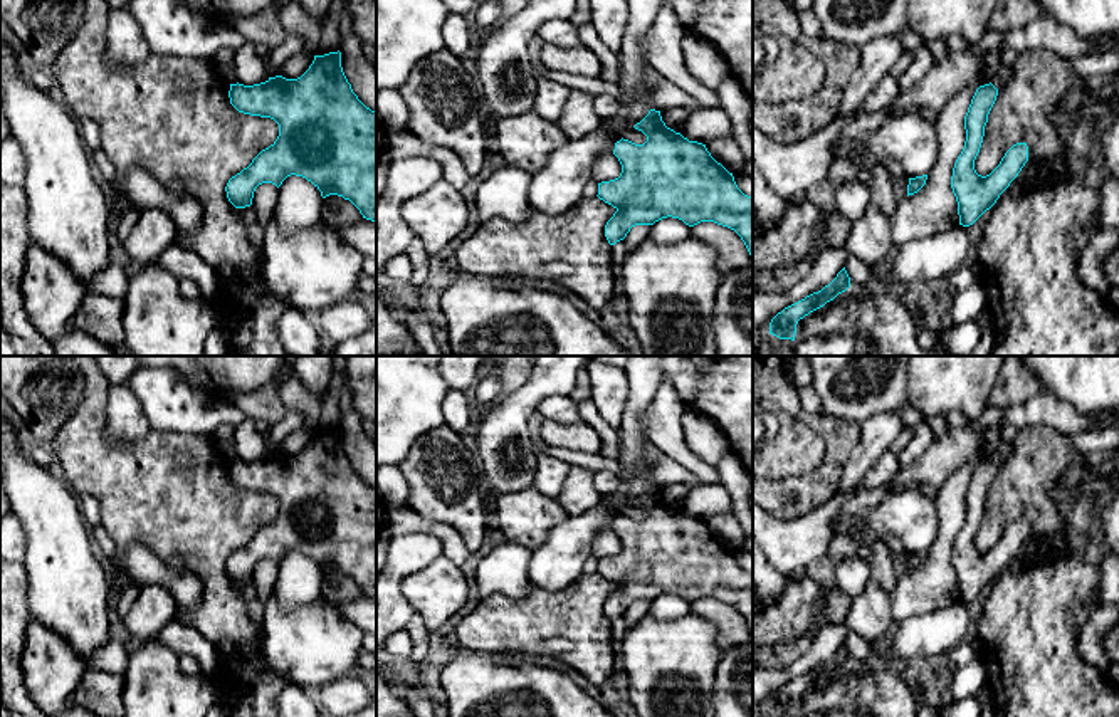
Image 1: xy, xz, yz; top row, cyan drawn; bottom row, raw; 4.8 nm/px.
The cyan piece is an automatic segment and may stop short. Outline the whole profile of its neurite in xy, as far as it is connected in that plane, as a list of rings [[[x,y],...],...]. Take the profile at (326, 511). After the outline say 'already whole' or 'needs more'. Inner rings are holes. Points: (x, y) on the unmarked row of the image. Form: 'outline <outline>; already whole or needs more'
outline [[[339,427],[314,432],[297,455],[276,452],[254,462],[230,460],[229,474],[239,489],[271,494],[279,500],[277,516],[229,556],[225,568],[235,584],[250,583],[259,561],[272,559],[279,564],[287,552],[296,551],[311,557],[323,574],[343,573],[363,594],[376,598],[376,487],[353,468]]]; already whole

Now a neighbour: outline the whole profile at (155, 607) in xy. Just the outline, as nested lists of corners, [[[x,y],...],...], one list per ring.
[[[161,584],[139,588],[139,596],[129,613],[116,625],[116,631],[126,638],[151,640],[165,625],[176,618],[178,604],[173,593]]]

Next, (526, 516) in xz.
[[[534,487],[492,497],[491,514],[507,541],[529,549],[543,544],[548,532],[570,516],[558,500]]]

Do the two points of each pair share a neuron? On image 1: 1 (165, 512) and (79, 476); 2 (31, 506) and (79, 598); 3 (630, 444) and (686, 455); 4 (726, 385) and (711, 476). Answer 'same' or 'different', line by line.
1: same
2: same
3: different
4: different

